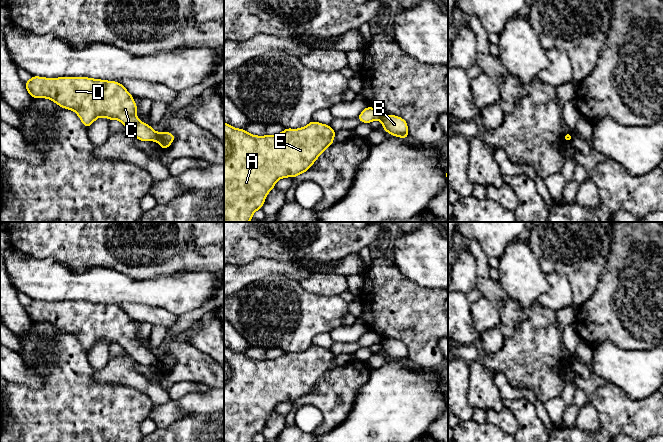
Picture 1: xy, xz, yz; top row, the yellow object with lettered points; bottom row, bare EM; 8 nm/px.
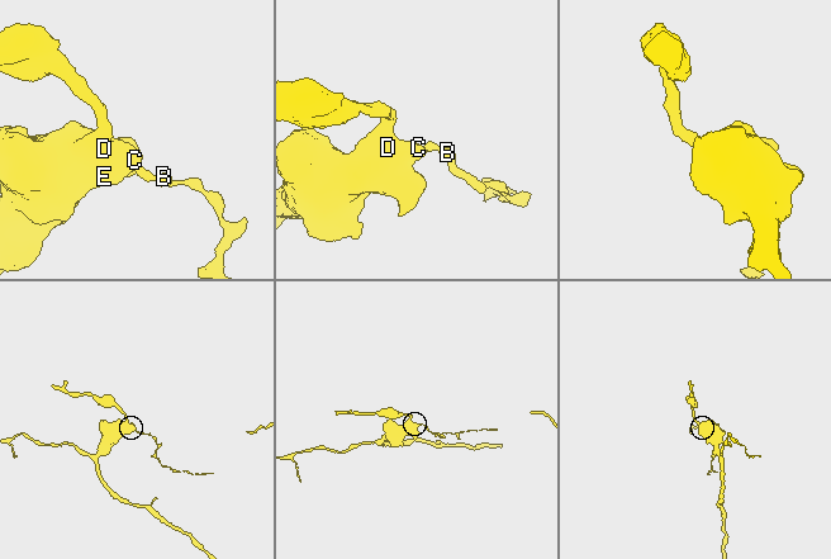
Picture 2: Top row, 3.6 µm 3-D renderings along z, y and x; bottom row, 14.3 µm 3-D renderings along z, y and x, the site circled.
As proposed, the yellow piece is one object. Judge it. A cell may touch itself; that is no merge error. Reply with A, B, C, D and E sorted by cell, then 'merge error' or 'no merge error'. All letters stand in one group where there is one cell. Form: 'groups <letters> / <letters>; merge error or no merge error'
groups A C D E / B; merge error

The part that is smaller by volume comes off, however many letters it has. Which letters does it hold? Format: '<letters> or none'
B

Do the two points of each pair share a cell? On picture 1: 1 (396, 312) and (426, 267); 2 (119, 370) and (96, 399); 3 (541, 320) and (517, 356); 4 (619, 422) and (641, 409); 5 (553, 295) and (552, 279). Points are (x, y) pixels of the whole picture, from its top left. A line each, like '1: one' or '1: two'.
1: two
2: two
3: one
4: one
5: one

